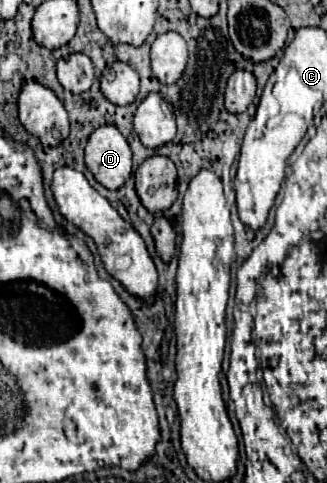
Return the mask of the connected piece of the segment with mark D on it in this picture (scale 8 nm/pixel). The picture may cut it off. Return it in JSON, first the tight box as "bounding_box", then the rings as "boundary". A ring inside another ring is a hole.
{"bounding_box":[85,126,131,190],"boundary":[[[101,126],[89,136],[85,166],[107,190],[119,190],[131,176],[131,148],[115,126]]]}

